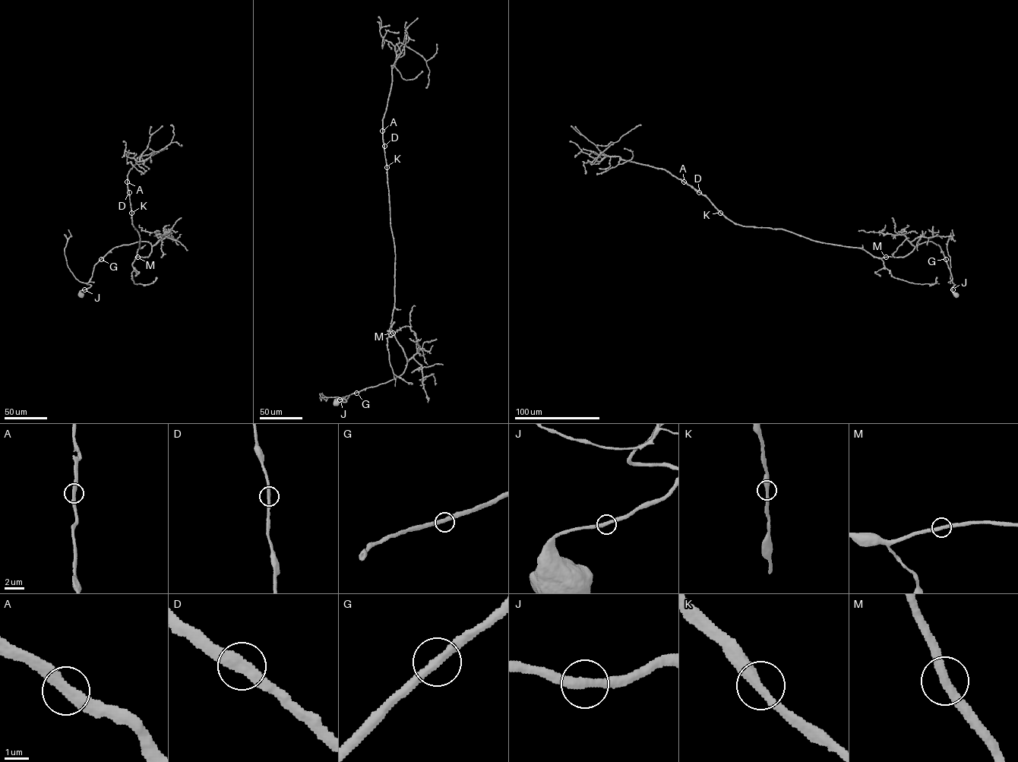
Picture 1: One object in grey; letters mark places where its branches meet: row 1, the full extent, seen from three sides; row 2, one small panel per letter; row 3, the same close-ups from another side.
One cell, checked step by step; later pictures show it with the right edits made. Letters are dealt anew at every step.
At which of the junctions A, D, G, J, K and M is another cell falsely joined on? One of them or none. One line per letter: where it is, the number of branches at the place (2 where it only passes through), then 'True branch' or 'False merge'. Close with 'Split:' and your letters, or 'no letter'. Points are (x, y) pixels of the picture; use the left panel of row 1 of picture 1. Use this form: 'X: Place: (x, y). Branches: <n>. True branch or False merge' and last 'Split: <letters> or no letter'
A: Place: (127, 181). Branches: 2. True branch
D: Place: (129, 192). Branches: 2. True branch
G: Place: (101, 259). Branches: 2. True branch
J: Place: (84, 289). Branches: 2. True branch
K: Place: (131, 213). Branches: 2. True branch
M: Place: (137, 257). Branches: 2. True branch
Split: no letter

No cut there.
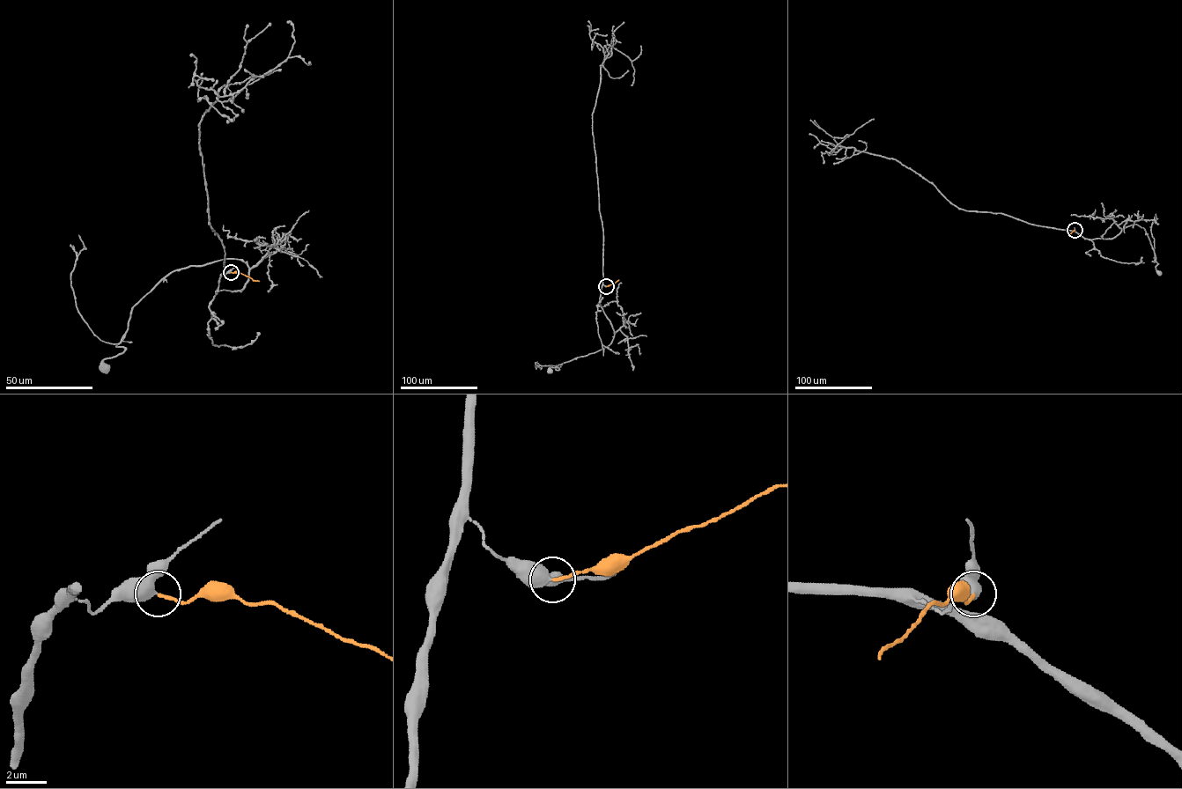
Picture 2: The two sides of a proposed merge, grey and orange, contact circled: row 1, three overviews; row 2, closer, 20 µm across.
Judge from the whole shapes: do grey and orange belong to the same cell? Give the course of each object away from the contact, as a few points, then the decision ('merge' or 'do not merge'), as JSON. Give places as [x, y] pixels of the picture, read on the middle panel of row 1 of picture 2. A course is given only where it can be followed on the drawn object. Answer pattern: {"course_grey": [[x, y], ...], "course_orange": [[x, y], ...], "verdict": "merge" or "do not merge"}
{"course_grey": [[606, 286], [602, 284], [600, 304], [614, 331], [611, 342], [550, 370]], "course_orange": [[606, 286], [618, 280]], "verdict": "merge"}

